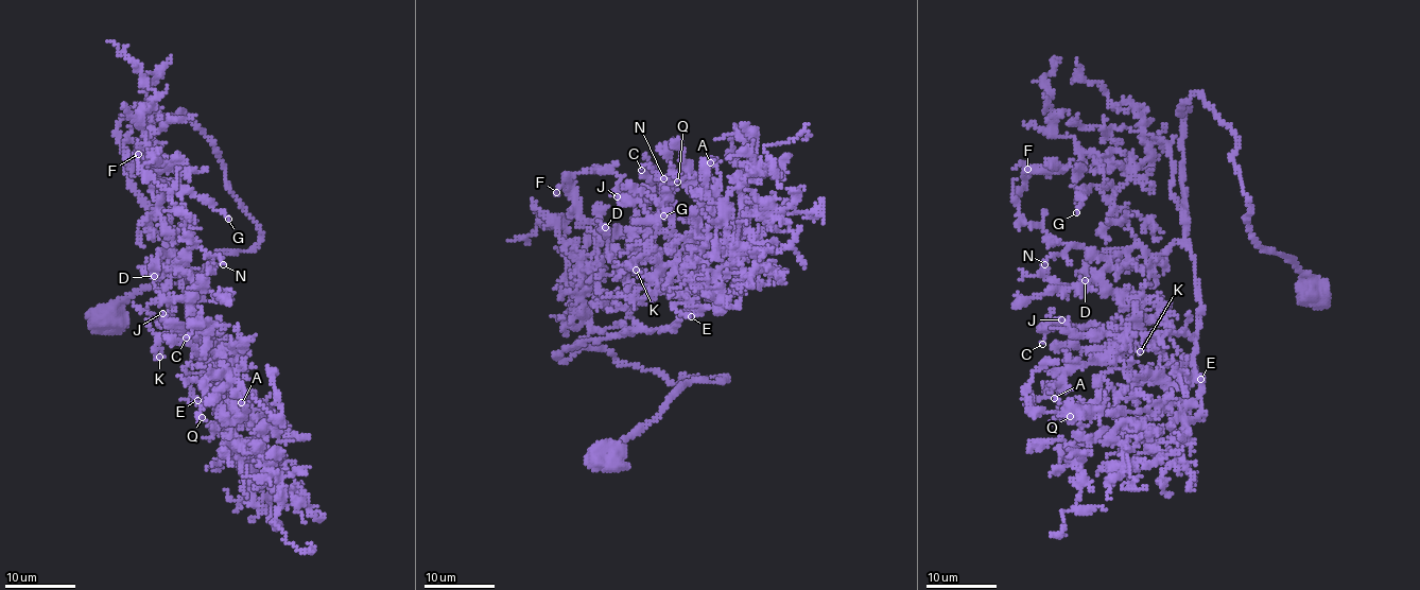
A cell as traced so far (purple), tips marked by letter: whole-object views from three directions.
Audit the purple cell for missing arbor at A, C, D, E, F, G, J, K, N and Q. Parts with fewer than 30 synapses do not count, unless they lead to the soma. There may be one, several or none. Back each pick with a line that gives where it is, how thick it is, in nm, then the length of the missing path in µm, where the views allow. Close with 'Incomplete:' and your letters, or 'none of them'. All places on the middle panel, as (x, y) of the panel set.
Incomplete: none of them

